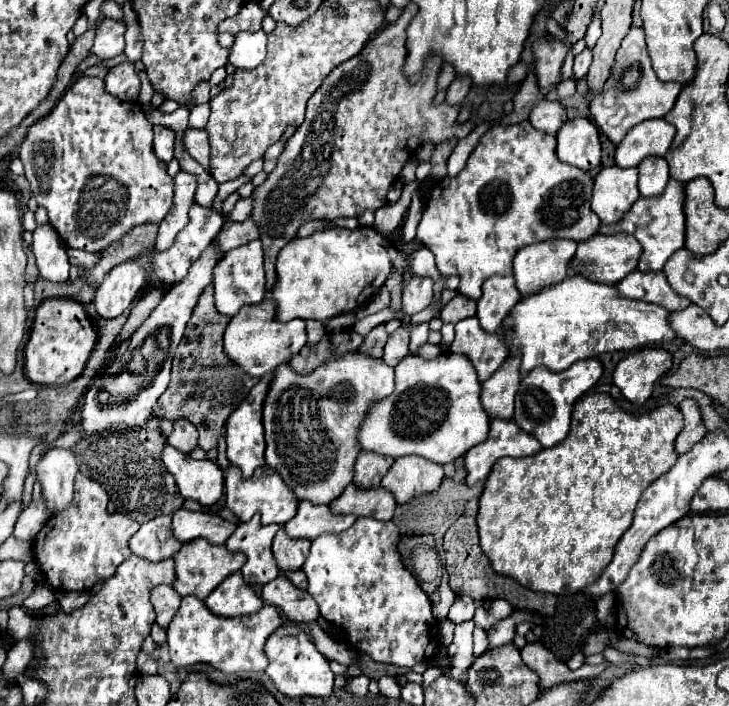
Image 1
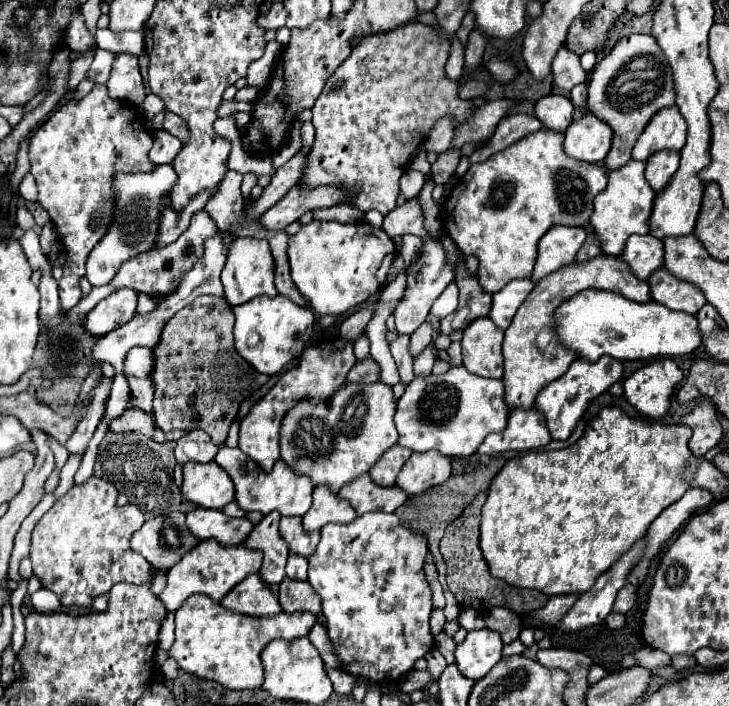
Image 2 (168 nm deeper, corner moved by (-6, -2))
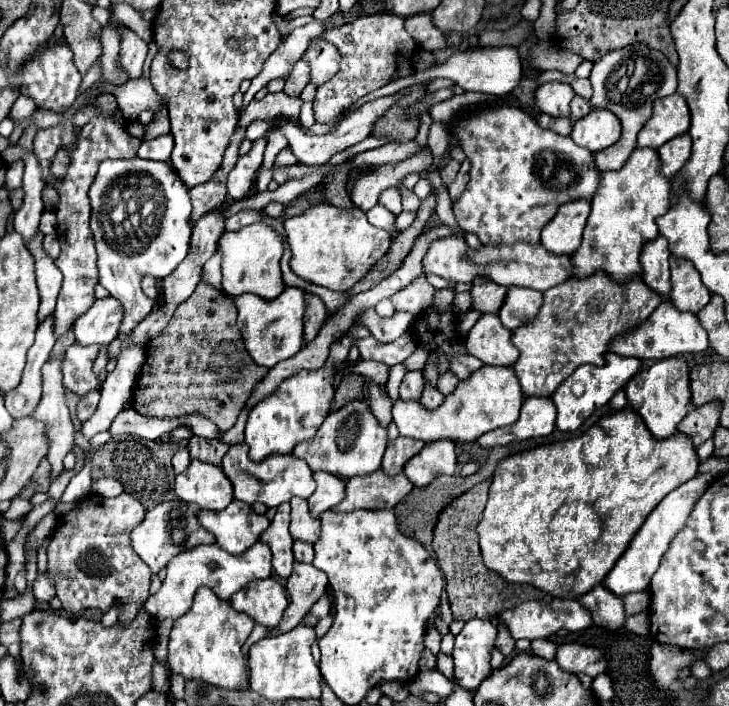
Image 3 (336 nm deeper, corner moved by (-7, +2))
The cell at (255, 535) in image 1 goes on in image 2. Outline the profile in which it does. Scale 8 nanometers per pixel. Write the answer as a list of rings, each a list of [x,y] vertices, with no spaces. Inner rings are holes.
[[[270,512],[266,514],[248,534],[244,546],[246,548],[258,548],[264,552],[264,562],[260,568],[260,578],[266,584],[280,584],[284,580],[284,566],[288,560],[288,548],[278,532],[280,514]]]

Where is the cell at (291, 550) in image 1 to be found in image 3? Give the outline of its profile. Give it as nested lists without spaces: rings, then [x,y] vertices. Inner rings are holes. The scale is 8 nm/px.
[[[291,498],[289,504],[291,504],[291,536],[295,540],[315,544],[321,534],[321,520],[309,514],[305,498]]]

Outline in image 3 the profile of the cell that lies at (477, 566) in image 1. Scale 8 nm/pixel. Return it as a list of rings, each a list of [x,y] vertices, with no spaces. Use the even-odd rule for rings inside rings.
[[[491,480],[475,484],[471,490],[463,492],[455,500],[451,500],[439,514],[439,522],[433,530],[433,552],[437,556],[437,564],[445,574],[445,590],[449,596],[449,604],[453,610],[453,620],[471,620],[471,618],[495,618],[501,612],[527,602],[541,600],[549,602],[551,596],[525,584],[509,584],[497,572],[489,570],[483,564],[477,524],[481,522],[481,514],[487,504],[487,490]]]

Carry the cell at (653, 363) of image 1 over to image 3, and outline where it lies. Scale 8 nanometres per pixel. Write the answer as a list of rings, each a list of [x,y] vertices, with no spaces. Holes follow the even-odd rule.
[[[679,358],[659,360],[651,368],[637,372],[625,386],[629,406],[643,418],[645,426],[657,440],[665,440],[677,432],[677,424],[687,416],[691,404],[689,366]]]

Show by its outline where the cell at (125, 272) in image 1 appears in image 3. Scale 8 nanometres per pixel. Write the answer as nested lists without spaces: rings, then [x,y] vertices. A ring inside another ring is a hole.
[[[111,296],[97,300],[85,314],[81,314],[75,320],[73,324],[75,340],[81,346],[111,344],[119,334],[121,320],[123,320],[121,302],[117,302]]]

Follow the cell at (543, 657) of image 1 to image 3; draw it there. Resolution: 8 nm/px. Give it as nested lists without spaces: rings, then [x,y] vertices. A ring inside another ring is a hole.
[[[561,644],[555,660],[565,672],[573,672],[573,674],[583,672],[589,674],[591,678],[607,670],[605,656],[597,648],[589,648],[581,644]]]

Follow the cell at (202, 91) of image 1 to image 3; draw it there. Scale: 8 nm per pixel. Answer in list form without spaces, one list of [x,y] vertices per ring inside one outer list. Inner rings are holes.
[[[256,120],[247,128],[247,138],[249,138],[249,140],[259,140],[259,138],[263,138],[271,126],[273,126],[273,122],[271,121],[264,120],[264,122],[262,122]]]

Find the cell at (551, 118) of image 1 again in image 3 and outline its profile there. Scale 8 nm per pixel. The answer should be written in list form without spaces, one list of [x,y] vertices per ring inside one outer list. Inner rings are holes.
[[[547,82],[535,90],[535,102],[549,116],[569,116],[569,104],[575,92],[567,82]]]

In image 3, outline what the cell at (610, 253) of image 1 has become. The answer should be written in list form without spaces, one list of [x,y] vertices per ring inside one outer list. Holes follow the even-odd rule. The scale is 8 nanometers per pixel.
[[[663,236],[653,242],[647,242],[641,252],[643,266],[643,282],[659,294],[663,300],[669,300],[671,280],[669,280],[669,244]]]

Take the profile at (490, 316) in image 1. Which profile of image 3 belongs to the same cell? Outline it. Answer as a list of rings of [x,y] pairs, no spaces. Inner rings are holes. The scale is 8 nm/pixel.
[[[511,286],[507,300],[505,300],[503,308],[499,310],[499,318],[505,328],[517,330],[517,328],[529,324],[539,314],[541,302],[543,302],[541,292],[531,290],[531,288]]]

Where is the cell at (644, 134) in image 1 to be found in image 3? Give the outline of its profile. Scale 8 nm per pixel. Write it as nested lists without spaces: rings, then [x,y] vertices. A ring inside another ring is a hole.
[[[681,94],[665,96],[653,102],[653,114],[639,130],[637,148],[659,148],[675,136],[681,136],[689,130],[689,106]]]

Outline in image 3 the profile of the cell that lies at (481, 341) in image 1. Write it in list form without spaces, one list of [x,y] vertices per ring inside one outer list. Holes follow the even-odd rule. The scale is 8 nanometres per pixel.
[[[483,314],[471,328],[465,344],[483,364],[511,366],[519,358],[519,350],[513,346],[511,334],[511,330],[503,328],[497,314]]]

